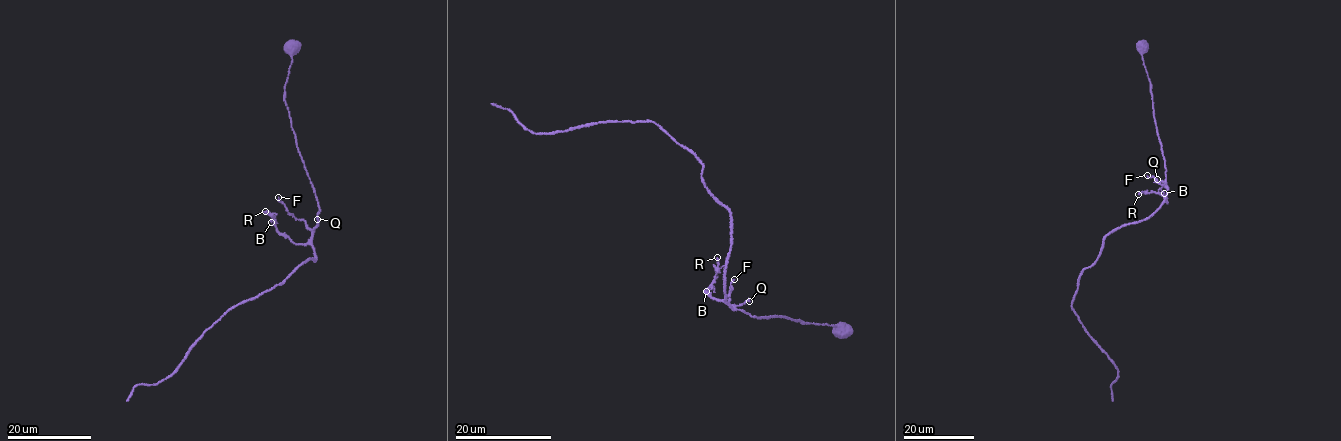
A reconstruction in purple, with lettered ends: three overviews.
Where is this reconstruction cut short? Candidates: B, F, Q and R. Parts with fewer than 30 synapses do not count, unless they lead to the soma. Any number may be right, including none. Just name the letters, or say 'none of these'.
none of these

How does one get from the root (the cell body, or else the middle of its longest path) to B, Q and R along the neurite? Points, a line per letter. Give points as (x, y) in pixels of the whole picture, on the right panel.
B: (1143, 46), (1145, 50), (1142, 59), (1150, 82), (1154, 118), (1164, 160), (1168, 203), (1158, 190), (1164, 193)
Q: (1143, 46), (1145, 50), (1142, 59), (1150, 82), (1166, 186), (1157, 179)
R: (1143, 46), (1145, 50), (1142, 59), (1150, 82), (1168, 202), (1155, 192), (1138, 194)

